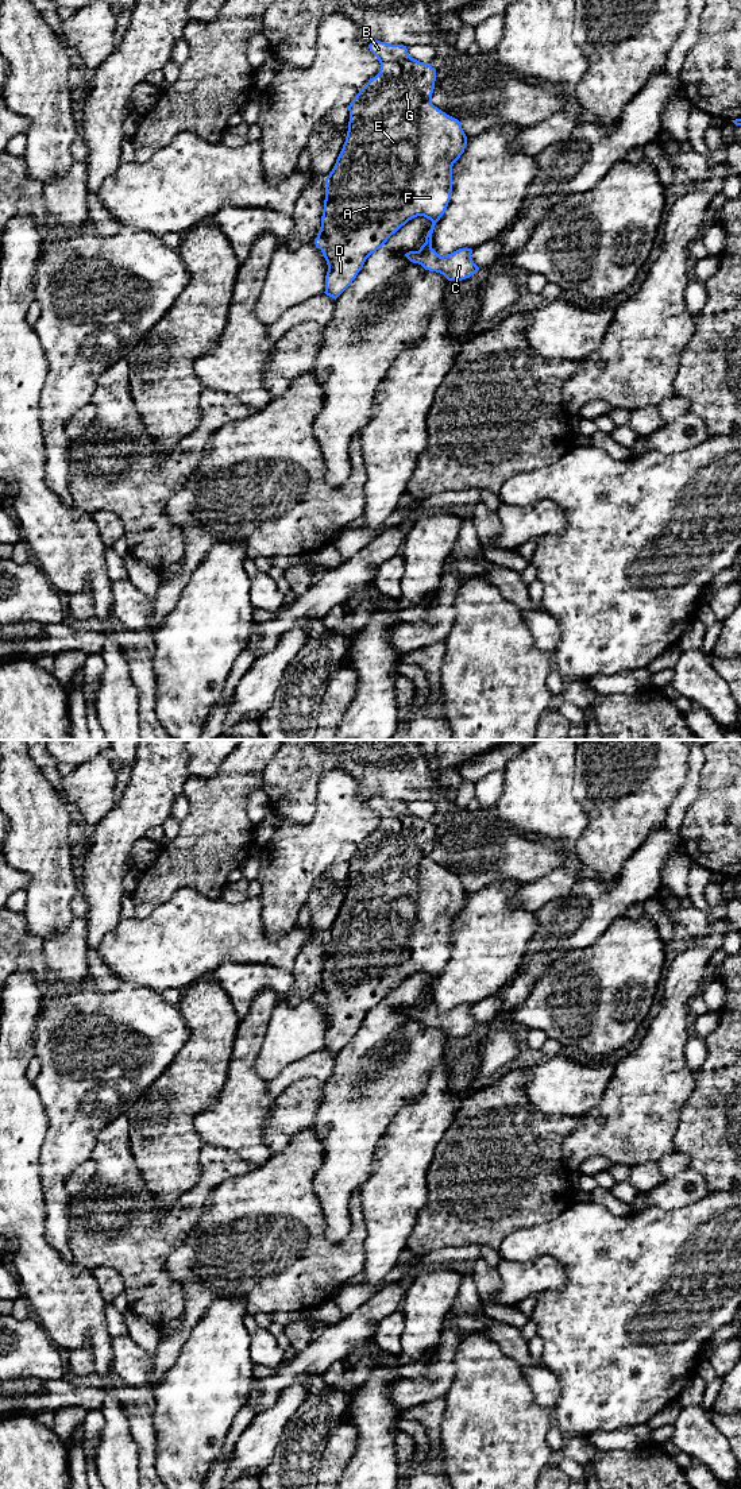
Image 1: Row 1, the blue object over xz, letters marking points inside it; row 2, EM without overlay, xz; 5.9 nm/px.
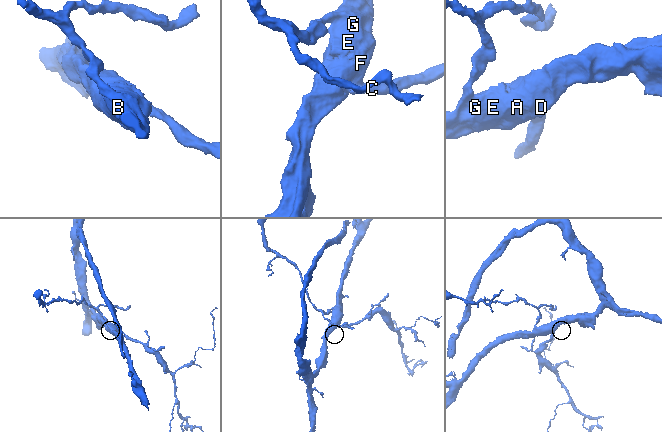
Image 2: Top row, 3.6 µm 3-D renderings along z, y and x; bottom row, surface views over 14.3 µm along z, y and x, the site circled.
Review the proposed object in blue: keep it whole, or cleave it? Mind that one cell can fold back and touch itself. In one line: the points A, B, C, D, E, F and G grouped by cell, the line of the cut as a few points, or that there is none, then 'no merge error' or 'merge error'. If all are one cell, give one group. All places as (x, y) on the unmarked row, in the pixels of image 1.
groups A B C D E F G; cut none; no merge error

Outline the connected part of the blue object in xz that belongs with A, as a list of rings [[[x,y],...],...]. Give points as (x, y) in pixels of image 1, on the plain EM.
[[[374,796],[368,805],[378,814],[381,825],[347,863],[350,867],[348,887],[336,919],[325,934],[321,983],[314,995],[316,1003],[321,1006],[328,1021],[324,1049],[335,1056],[352,1039],[366,1015],[402,981],[417,972],[429,975],[432,981],[420,1006],[405,1010],[410,1018],[421,1021],[425,1026],[440,1029],[448,1037],[470,1034],[479,1026],[471,1014],[471,1004],[459,1004],[443,1012],[432,1004],[435,981],[451,956],[452,922],[464,909],[467,900],[460,877],[432,860],[436,825],[431,819],[412,814],[404,801]]]

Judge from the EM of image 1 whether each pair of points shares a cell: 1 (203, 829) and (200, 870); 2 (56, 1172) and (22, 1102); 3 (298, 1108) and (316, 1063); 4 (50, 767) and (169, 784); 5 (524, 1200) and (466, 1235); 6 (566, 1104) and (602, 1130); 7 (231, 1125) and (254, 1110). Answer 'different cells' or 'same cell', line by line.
1: same cell
2: different cells
3: different cells
4: different cells
5: same cell
6: different cells
7: same cell

